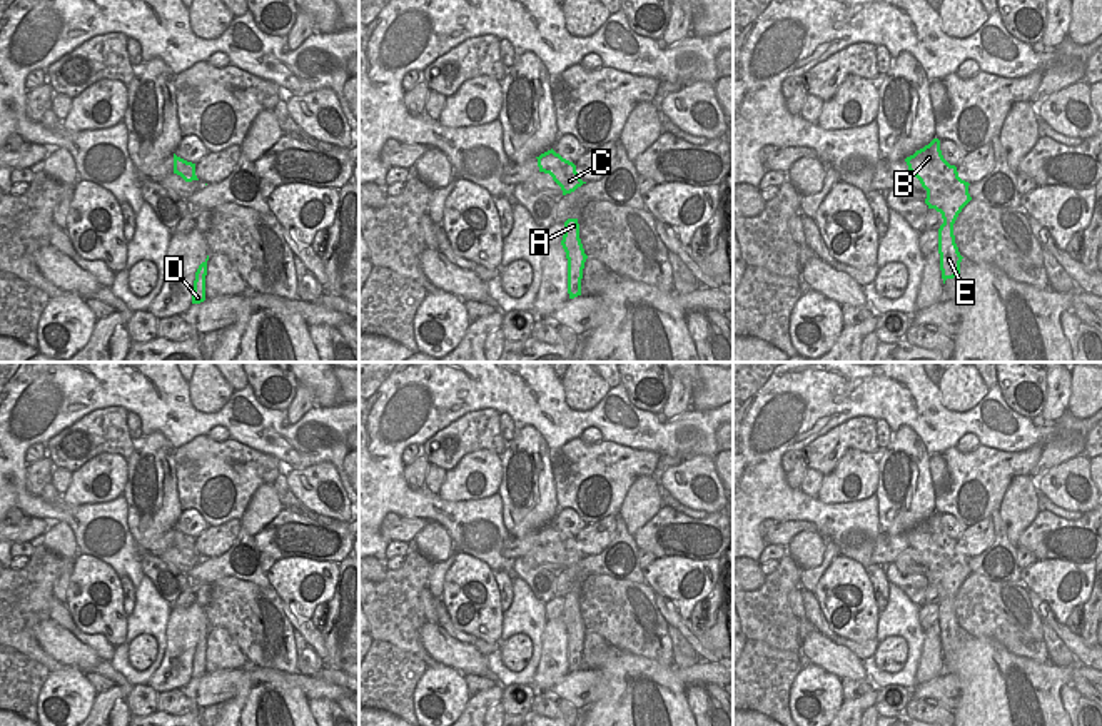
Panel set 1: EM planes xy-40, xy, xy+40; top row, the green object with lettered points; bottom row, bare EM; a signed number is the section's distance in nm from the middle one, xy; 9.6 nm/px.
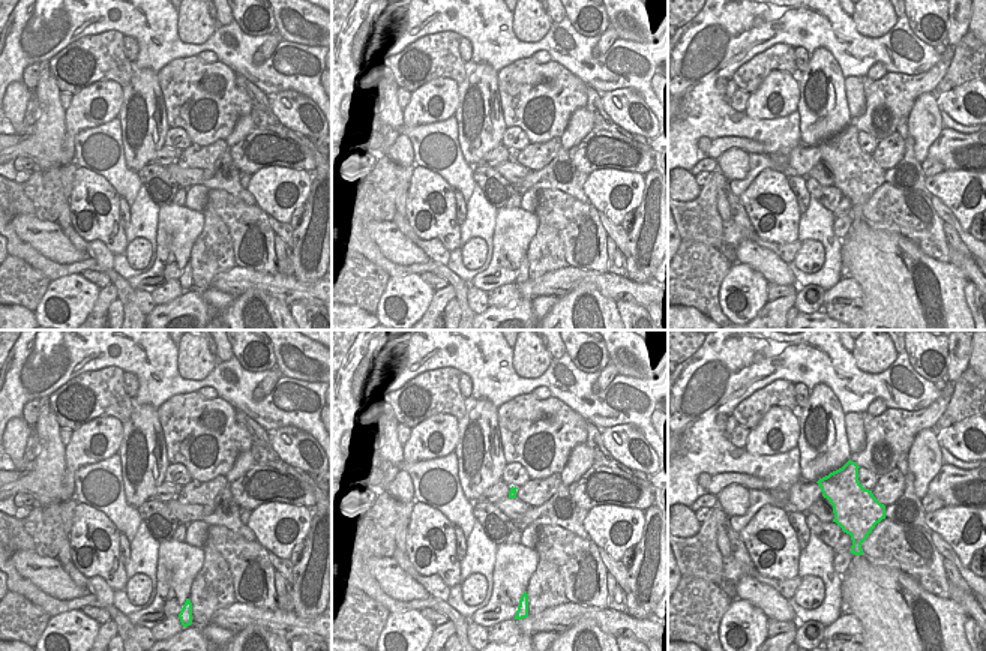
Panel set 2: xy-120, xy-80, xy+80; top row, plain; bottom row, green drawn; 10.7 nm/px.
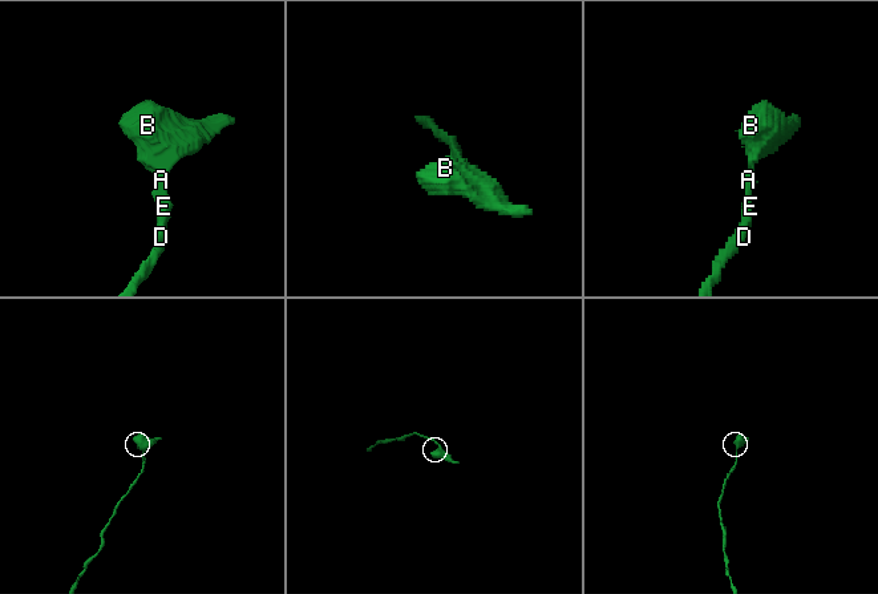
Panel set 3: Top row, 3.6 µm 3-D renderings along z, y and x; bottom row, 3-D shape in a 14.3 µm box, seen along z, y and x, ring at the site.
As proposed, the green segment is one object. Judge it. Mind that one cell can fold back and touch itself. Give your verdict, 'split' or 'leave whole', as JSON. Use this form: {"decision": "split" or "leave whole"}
{"decision": "leave whole"}

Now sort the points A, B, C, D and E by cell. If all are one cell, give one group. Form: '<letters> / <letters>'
A B C D E

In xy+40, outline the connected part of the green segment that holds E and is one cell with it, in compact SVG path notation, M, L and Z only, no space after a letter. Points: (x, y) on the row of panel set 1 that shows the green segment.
M940 140L905 159L913 174L927 190L925 204L942 214L943 224L938 229L938 254L943 284L960 274L962 255L955 244L953 224L962 209L972 200L968 182L958 177L957 167L950 165L940 150Z

